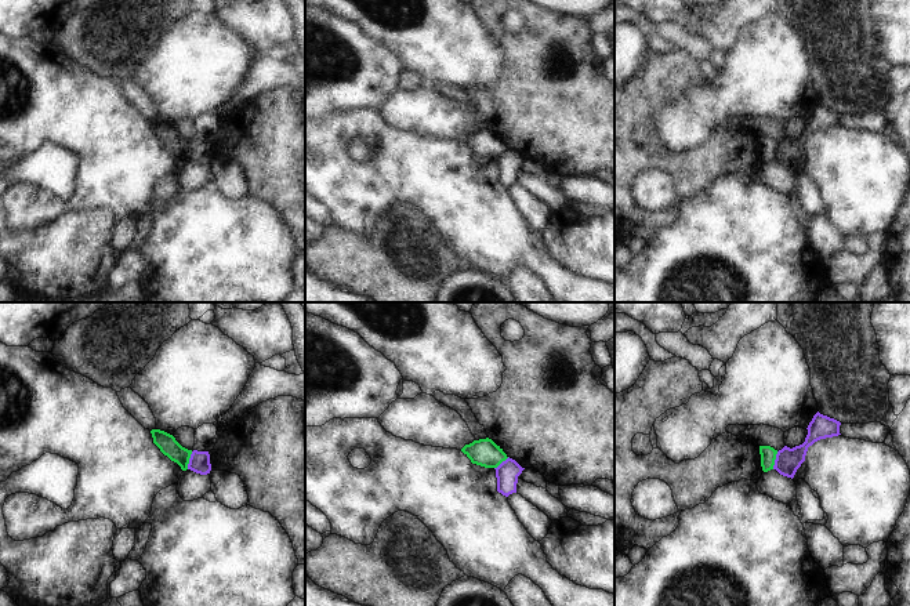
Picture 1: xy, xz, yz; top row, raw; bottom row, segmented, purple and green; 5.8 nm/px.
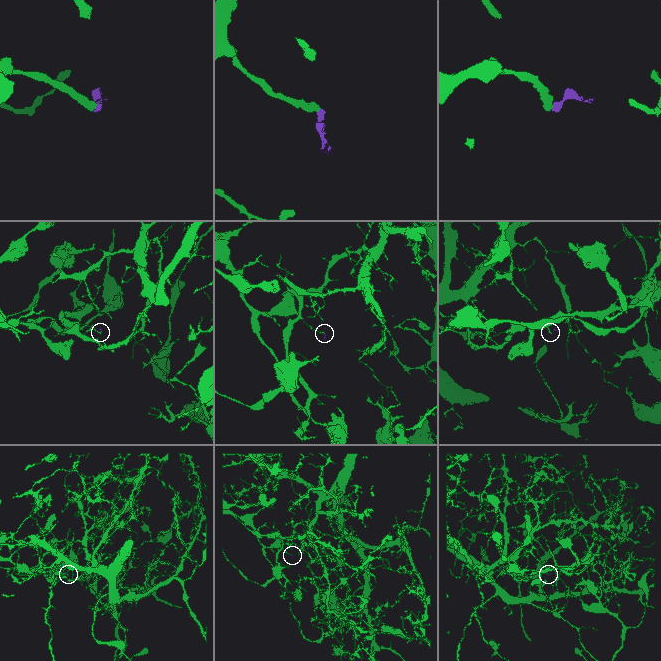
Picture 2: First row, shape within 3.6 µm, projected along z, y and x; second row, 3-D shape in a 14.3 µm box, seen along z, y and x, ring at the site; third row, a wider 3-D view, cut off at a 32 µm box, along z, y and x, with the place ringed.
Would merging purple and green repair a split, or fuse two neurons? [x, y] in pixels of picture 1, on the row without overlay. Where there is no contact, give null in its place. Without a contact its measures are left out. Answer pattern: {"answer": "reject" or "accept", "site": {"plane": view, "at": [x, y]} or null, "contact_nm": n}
{"answer": "reject", "site": {"plane": "xy", "at": [189, 151]}, "contact_nm": 110}

